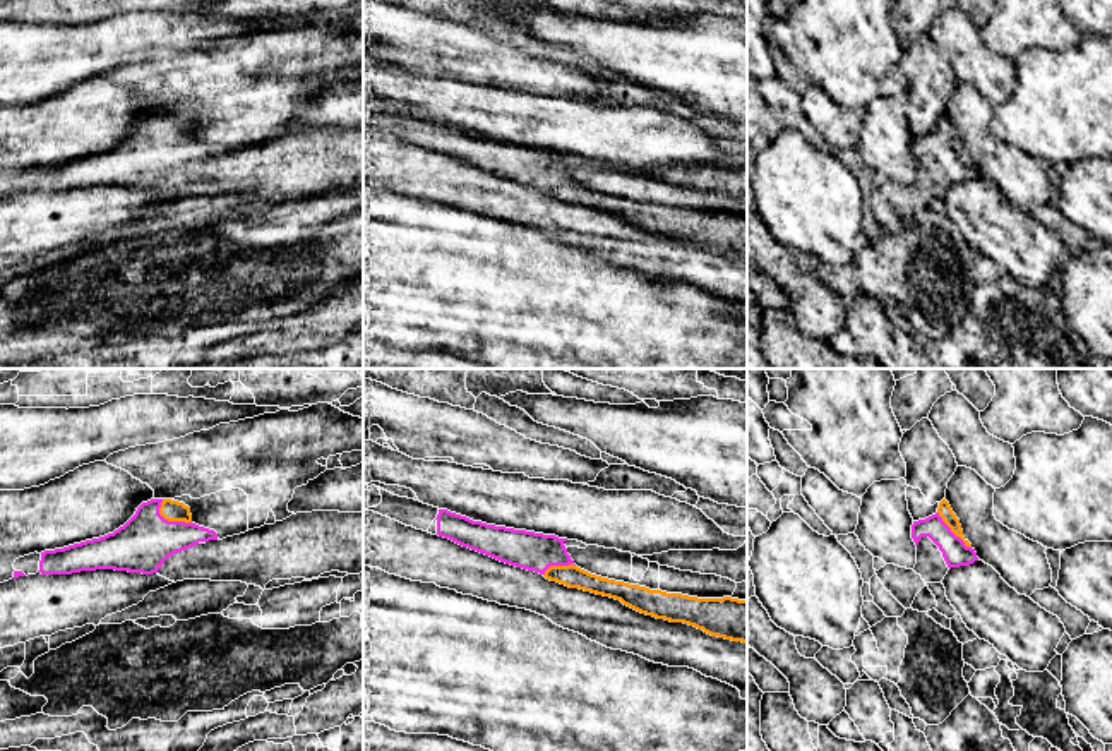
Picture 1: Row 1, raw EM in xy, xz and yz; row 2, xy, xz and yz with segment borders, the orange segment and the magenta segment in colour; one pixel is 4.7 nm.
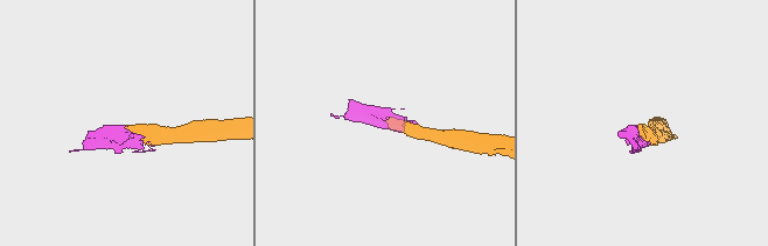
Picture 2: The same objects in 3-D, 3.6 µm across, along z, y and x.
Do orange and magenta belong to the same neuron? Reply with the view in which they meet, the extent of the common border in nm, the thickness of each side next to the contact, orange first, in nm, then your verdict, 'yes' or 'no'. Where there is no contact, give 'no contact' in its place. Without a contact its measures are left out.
xy | 180 nm | 100/260 nm | yes

